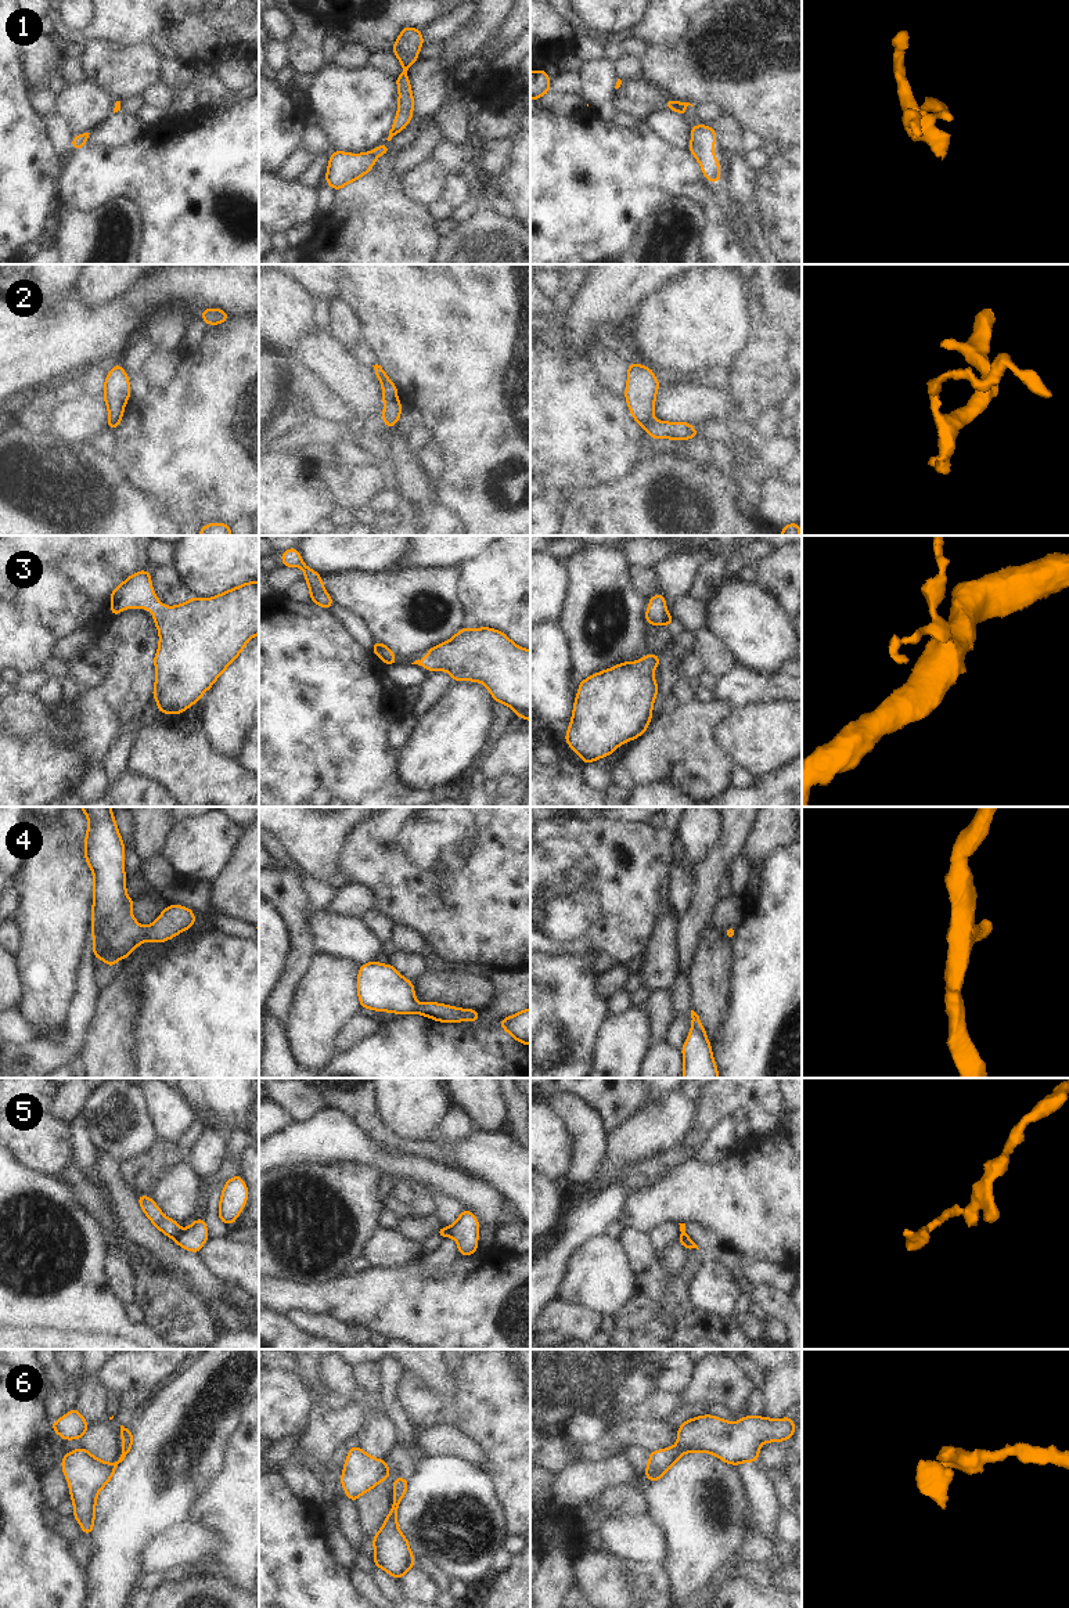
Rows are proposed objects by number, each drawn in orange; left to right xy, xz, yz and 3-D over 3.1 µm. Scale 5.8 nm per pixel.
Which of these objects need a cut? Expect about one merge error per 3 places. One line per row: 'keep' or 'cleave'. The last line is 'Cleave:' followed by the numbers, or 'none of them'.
1: keep
2: cleave
3: keep
4: keep
5: cleave
6: keep
Cleave: 2, 5

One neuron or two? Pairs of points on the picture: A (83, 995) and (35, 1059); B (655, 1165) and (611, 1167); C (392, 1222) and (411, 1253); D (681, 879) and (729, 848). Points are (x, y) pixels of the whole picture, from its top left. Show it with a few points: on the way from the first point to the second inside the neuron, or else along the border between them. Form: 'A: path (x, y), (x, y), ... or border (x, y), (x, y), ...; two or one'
A: path (81, 1015), (75, 1034), (54, 1055); one
B: border (655, 1152), (641, 1163), (630, 1164), (618, 1181); two
C: border (380, 1226), (395, 1230); two
D: border (697, 865), (695, 890), (688, 902); two

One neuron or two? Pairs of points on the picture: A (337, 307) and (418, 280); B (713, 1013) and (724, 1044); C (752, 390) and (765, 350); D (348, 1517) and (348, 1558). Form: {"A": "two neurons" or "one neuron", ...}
{"A": "two neurons", "B": "two neurons", "C": "one neuron", "D": "two neurons"}

